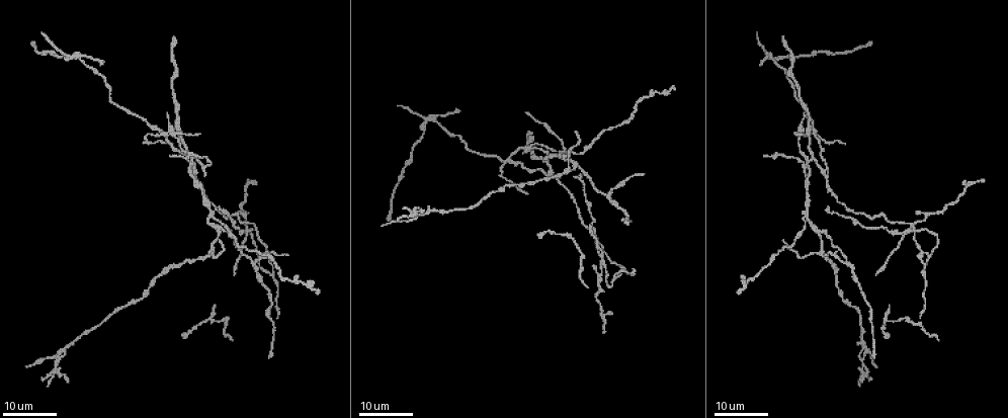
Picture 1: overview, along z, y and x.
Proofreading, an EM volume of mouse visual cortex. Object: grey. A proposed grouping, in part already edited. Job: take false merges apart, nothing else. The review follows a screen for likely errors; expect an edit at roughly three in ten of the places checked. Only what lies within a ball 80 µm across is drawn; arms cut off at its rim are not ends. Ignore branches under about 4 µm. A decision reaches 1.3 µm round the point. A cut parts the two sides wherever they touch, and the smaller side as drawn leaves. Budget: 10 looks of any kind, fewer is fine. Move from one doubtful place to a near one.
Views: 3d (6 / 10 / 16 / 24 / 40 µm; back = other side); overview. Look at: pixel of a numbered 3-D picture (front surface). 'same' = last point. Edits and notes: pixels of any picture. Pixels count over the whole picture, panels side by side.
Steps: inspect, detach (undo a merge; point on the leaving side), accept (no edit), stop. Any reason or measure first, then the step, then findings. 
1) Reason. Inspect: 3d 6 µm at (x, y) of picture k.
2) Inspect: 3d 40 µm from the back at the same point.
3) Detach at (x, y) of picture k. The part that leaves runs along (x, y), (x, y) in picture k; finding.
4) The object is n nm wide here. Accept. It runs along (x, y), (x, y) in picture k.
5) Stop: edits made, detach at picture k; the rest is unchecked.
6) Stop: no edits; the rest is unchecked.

Two arms in line, one across. Inspect: 3d 24 µm at (825, 179) of picture 1.

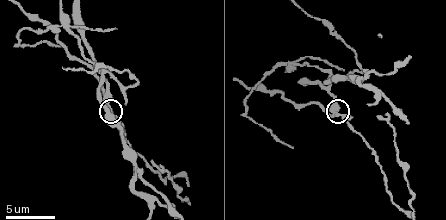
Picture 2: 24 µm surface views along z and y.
Inspect: 3d 6 µm at (338, 113) of picture 2.

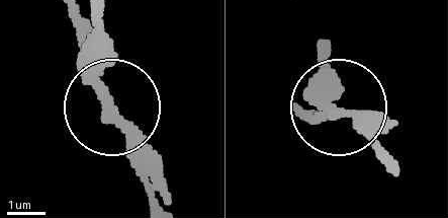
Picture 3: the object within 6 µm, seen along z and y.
3 arms meet here. Detach at (126, 146) of picture 3. The part that leaves runs along (100, 98), (152, 202) in picture 3; a second neuron is stuck on.

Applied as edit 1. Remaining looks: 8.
Inspect: overview.

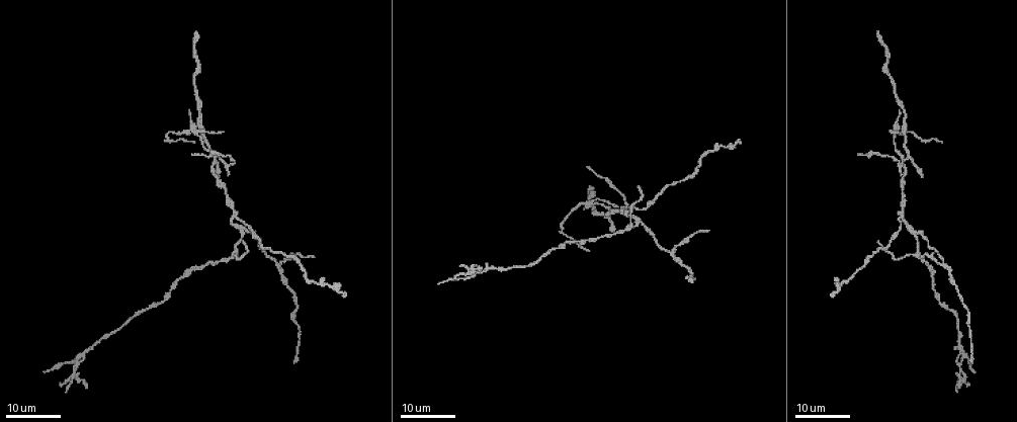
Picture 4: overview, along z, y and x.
Looks like a crossing. Inspect: 3d 24 µm at (213, 161) of picture 4.

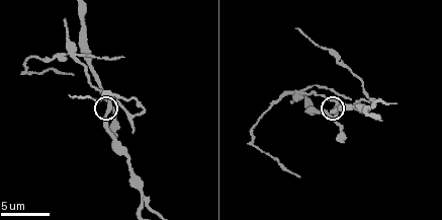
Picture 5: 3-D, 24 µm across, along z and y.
Inspect: 3d 10 µm at (108, 107) of picture 5.

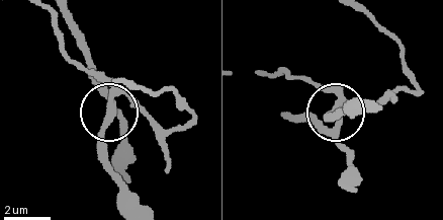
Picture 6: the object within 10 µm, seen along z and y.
The object is 270 nm wide here. Accept. One neuron here.

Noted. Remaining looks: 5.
Four or more arms meet. Inspect: 3d 10 µm at (69, 52) of picture 5.

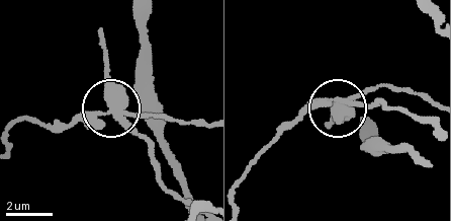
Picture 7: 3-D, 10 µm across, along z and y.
4 arms meet here. Detach at (84, 115) of picture 7. The part that leaves runs along (115, 113), (83, 113), (60, 125), (28, 119), (15, 123) in picture 7; a second neuron is stuck on.

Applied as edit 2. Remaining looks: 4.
Inspect: overview.

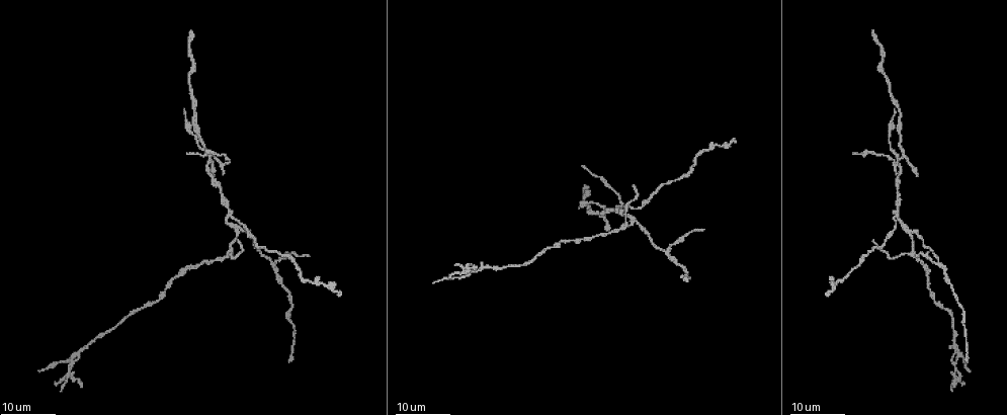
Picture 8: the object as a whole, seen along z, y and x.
Four arms meet. Inspect: 3d 16 µm at (228, 215) of picture 8.

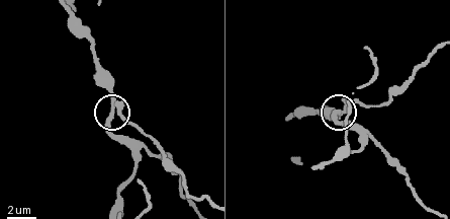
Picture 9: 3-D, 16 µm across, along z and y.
Closer look. Inspect: 3d 10 µm at (116, 114) of picture 9.

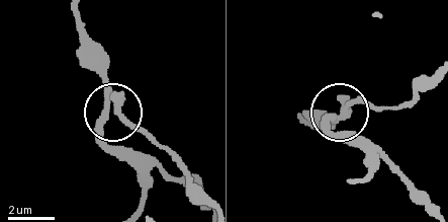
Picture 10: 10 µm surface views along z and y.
The object is 320 nm wide here. Accept. One neuron here.

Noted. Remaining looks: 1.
Stop: edits made, detach at picture 3, detach at picture 7; the rest is unchecked.

